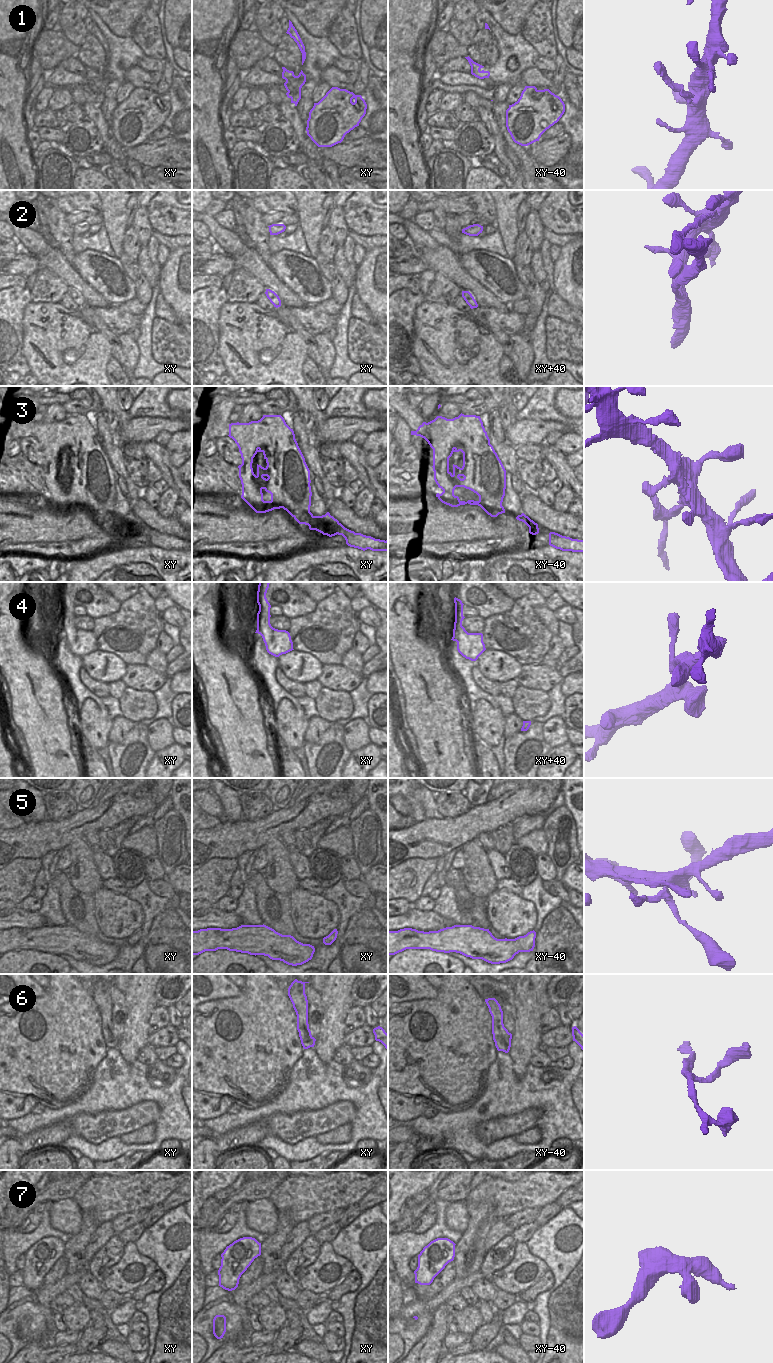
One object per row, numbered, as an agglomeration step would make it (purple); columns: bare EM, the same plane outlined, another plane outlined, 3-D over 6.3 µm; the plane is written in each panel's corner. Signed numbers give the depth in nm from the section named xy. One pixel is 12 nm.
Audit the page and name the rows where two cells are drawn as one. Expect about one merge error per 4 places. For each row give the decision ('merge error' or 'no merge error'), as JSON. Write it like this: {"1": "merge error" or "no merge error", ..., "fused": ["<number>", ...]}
{"1": "no merge error", "2": "no merge error", "3": "merge error", "4": "no merge error", "5": "no merge error", "6": "no merge error", "7": "no merge error", "fused": ["3"]}

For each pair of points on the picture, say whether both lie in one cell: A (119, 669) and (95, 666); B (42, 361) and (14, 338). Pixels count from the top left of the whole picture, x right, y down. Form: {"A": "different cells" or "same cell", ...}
{"A": "same cell", "B": "different cells"}

